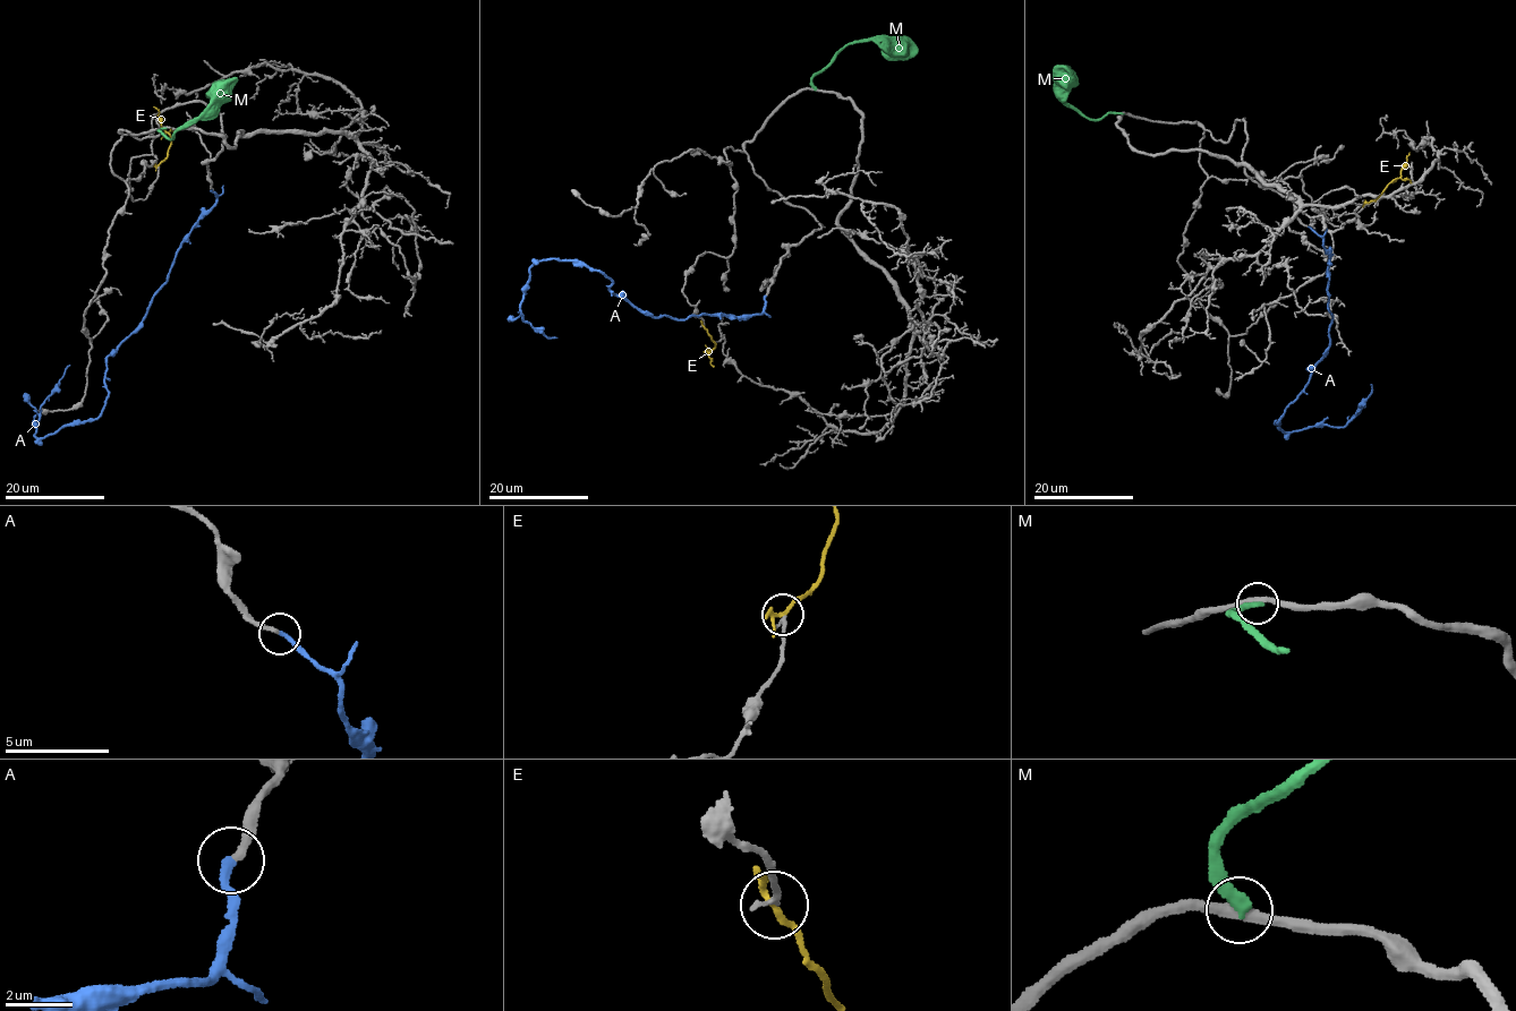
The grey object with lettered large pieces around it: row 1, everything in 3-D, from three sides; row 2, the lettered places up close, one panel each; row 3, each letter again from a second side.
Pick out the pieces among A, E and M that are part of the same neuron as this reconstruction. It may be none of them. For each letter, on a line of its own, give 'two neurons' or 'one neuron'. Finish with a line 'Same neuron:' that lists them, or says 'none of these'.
A: one neuron
E: two neurons
M: two neurons
Same neuron: A

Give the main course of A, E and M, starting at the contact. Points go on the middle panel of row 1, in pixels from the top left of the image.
A: (765, 296), (759, 315), (652, 317), (613, 294), (596, 270), (544, 259), (529, 270), (520, 311), (556, 337)
E: (704, 326), (716, 345), (708, 352), (703, 352)
M: (815, 88), (812, 78), (846, 45), (856, 42), (887, 35), (918, 52)

